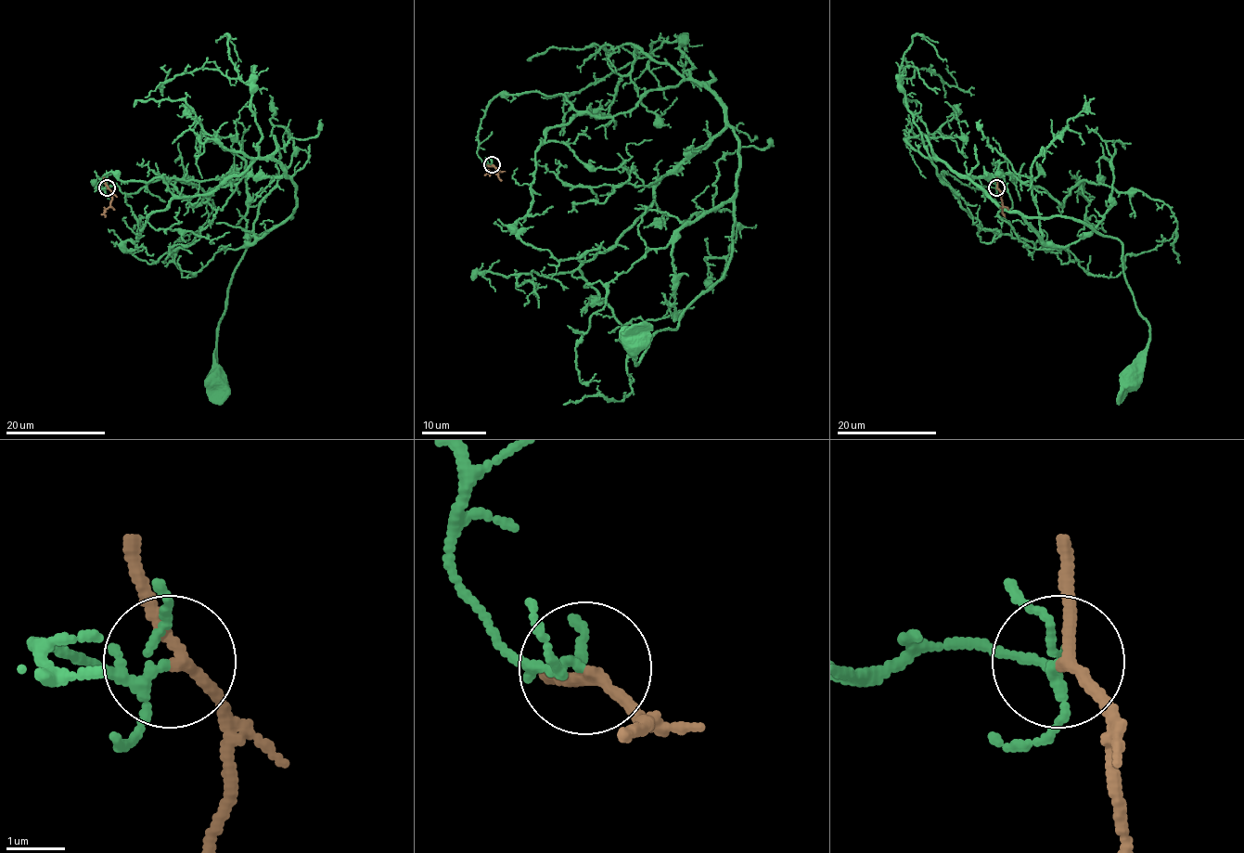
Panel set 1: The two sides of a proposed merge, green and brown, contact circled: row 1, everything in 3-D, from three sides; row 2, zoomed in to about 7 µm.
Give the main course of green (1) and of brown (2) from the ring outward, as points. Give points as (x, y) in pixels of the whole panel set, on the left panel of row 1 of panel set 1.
1: (107, 188), (107, 174), (161, 177), (199, 196), (258, 159), (295, 186), (291, 216), (248, 241), (214, 380)
2: (107, 188), (111, 192), (111, 201), (105, 211), (105, 216)

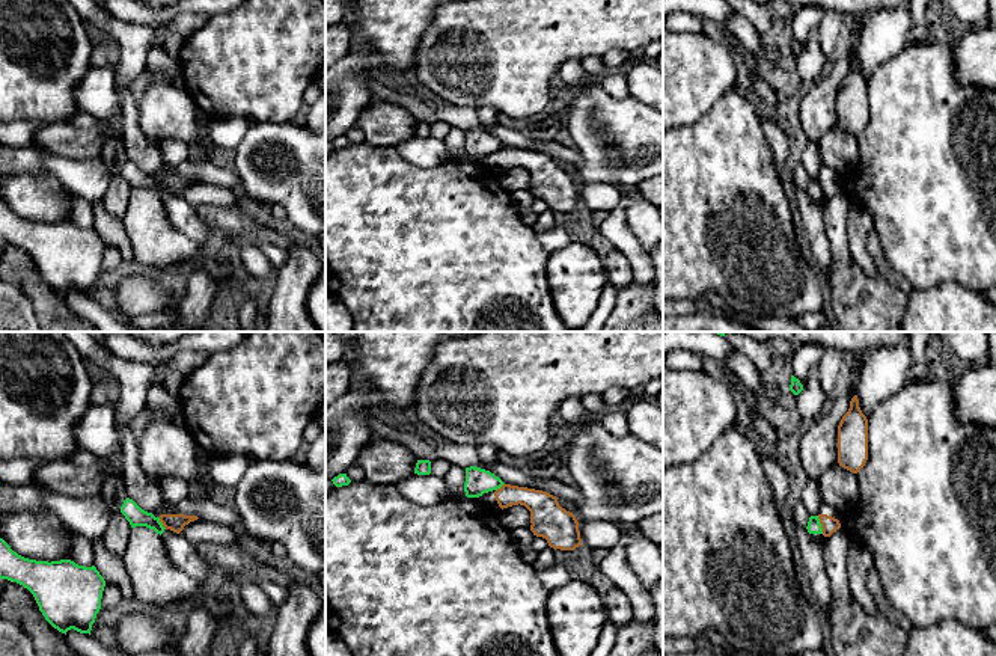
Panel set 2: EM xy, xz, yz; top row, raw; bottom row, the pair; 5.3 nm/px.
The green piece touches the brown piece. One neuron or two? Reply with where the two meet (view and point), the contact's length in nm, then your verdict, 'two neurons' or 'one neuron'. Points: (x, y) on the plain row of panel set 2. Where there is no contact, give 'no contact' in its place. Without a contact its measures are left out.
contact yz (820, 187); length 100 nm; two neurons

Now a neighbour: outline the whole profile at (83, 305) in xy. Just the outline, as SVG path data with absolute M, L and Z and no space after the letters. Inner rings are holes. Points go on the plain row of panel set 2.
M71 291L65 299L69 309L87 318L101 332L137 332L128 323L121 323L112 312L98 309L89 296Z

